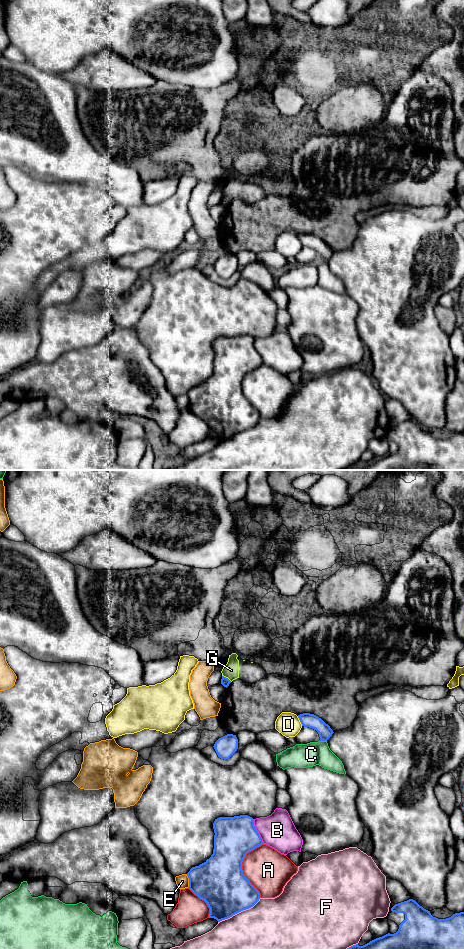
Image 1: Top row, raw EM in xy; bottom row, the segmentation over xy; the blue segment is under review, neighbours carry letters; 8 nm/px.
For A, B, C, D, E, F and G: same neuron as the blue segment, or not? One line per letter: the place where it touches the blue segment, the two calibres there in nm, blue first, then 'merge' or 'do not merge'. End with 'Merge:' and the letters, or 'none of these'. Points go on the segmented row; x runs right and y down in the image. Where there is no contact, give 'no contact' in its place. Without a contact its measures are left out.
A: meets blue in xy at (241, 868); 400 nm thick on the blue side, 340 nm on the other; do not merge
B: meets blue in xy at (257, 831); 320 nm thick on the blue side, 280 nm on the other; do not merge
C: meets blue in xy at (323, 740); 110 nm thick on the blue side, 190 nm on the other; do not merge
D: meets blue in xy at (300, 721); 110 nm thick on the blue side, 190 nm on the other; do not merge
E: meets blue in xy at (189, 881); 400 nm thick on the blue side, 110 nm on the other; do not merge
F: meets blue in xy at (239, 911); 380 nm thick on the blue side, 380 nm on the other; do not merge
G: meets blue in xy at (227, 678); 70 nm thick on the blue side, 130 nm on the other; do not merge
Merge: none of these

